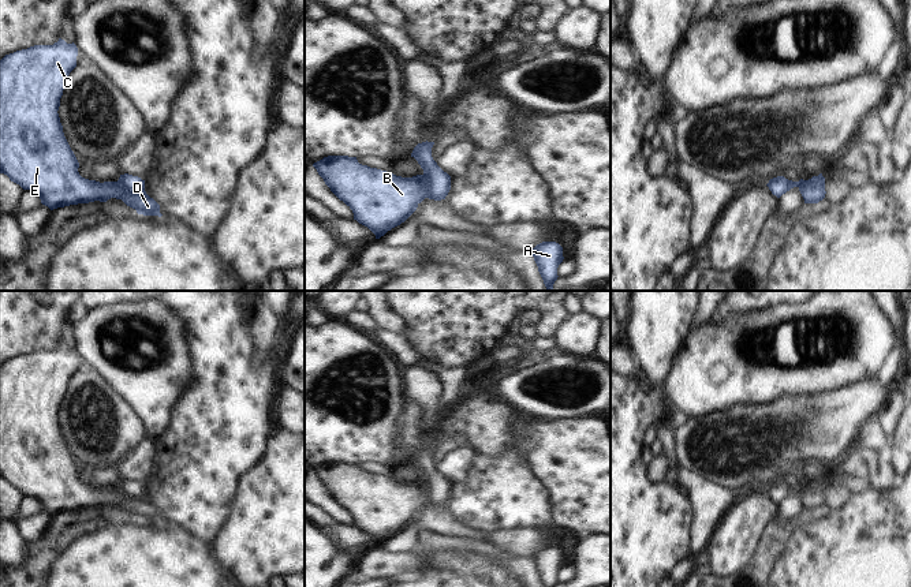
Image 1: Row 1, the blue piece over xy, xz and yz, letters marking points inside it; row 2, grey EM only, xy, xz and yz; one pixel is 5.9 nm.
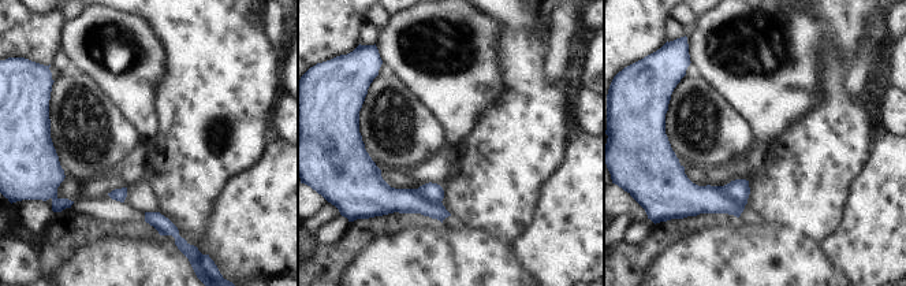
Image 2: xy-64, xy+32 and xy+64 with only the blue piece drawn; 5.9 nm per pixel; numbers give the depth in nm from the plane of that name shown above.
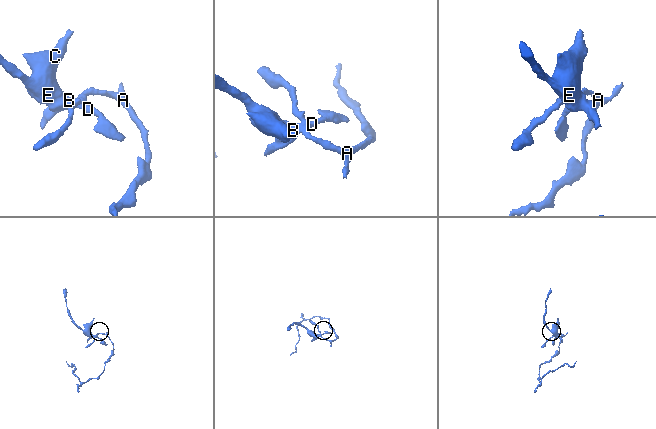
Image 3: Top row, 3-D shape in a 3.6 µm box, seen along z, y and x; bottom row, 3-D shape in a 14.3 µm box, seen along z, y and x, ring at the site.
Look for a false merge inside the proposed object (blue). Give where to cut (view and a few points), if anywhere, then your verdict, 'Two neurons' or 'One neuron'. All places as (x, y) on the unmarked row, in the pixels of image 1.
Split along xy (116, 488), (130, 497), (144, 497). Two neurons.

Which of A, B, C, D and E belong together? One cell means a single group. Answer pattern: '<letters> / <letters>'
A / B C D E

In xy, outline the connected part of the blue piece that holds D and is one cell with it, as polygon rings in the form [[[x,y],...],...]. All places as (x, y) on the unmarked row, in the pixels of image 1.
[[[59,344],[53,351],[34,351],[0,366],[0,479],[23,496],[34,497],[51,516],[116,504],[138,520],[161,523],[160,511],[146,497],[130,498],[117,487],[100,489],[79,481],[79,468],[57,419],[68,381],[76,373],[76,362],[76,351]]]

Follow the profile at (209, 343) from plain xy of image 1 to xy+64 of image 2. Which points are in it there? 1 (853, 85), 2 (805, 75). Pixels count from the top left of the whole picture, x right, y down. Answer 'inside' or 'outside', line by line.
1: outside
2: outside

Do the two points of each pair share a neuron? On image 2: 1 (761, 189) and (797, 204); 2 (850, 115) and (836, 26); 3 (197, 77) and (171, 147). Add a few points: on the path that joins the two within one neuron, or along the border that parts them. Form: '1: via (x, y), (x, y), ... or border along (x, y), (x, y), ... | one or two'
1: via (770, 189), (789, 196) | one
2: border along (826, 40), (817, 54), (817, 80), (820, 84) | two
3: via (197, 95), (197, 121), (189, 129) | one

